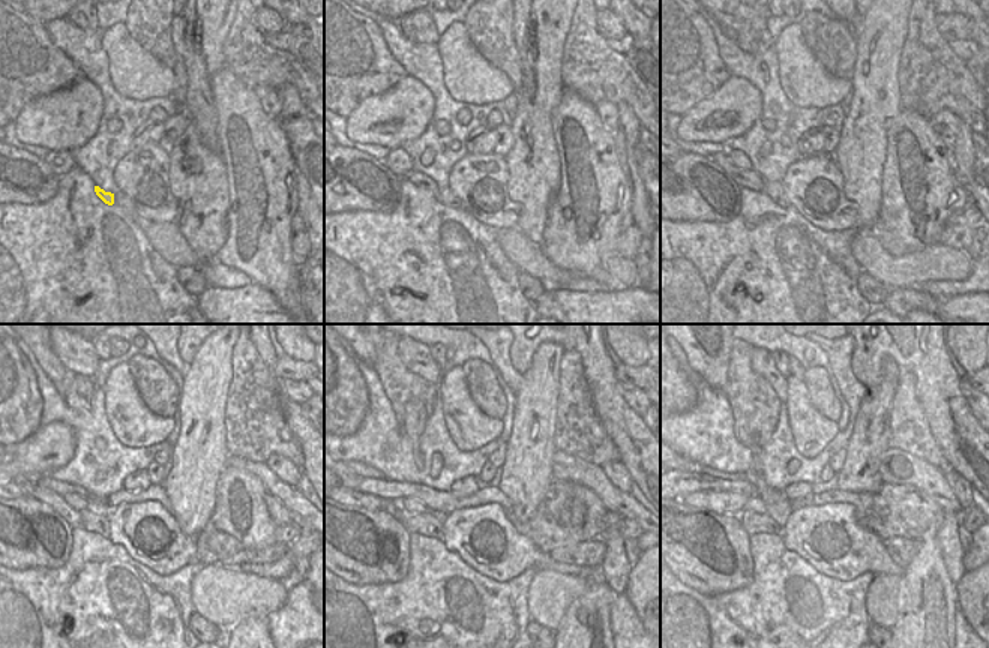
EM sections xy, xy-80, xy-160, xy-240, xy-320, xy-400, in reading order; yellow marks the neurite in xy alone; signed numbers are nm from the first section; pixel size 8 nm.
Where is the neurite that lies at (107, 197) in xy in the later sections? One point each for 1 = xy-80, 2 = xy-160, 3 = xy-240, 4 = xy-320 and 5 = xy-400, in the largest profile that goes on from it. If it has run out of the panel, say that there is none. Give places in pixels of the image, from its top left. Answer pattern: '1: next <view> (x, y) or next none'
1: next xy-80 (417, 179)
2: next xy-160 (749, 179)
3: next xy-240 (27, 483)
4: next xy-320 (354, 479)
5: next xy-400 (691, 465)

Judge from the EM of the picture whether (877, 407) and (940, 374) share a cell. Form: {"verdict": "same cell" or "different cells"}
{"verdict": "different cells"}

